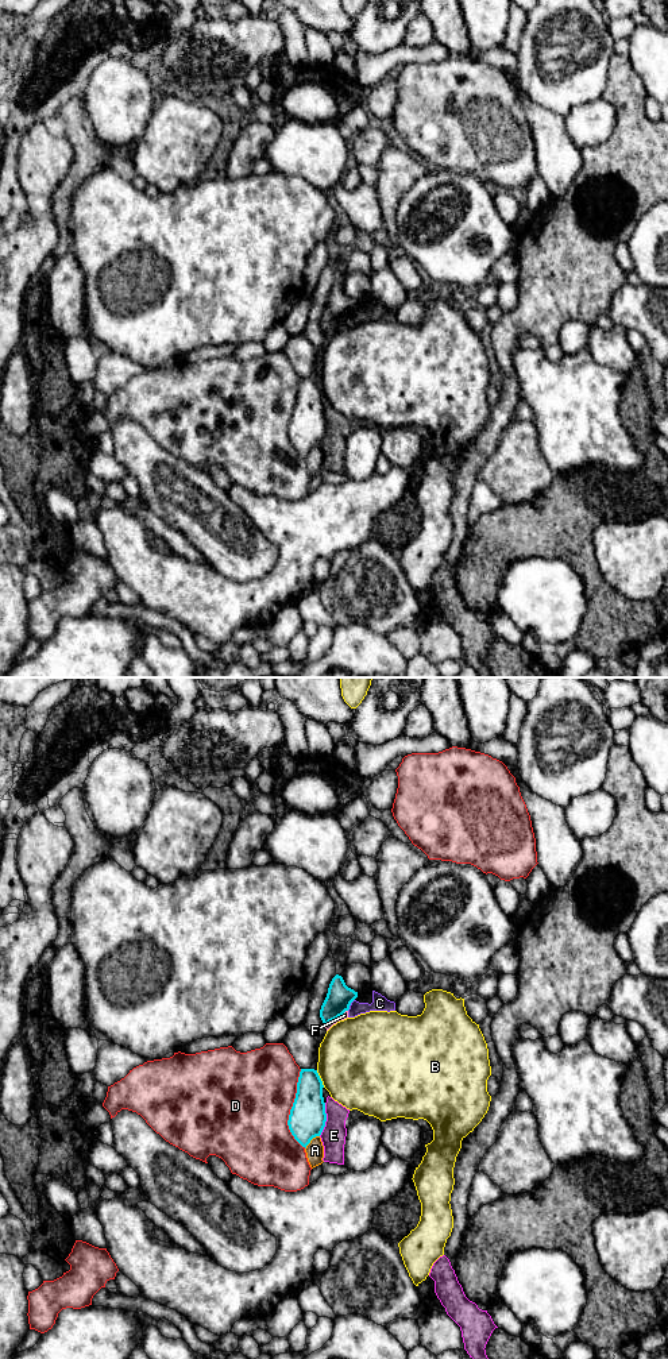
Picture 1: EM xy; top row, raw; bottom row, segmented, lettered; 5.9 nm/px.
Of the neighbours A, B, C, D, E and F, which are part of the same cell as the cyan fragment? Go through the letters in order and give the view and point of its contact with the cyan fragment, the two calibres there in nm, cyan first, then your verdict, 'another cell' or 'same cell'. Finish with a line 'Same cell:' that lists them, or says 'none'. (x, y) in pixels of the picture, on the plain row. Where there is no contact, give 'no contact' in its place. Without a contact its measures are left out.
A: xy (311, 448) | 220/110 nm | another cell
B: xy (320, 387) | 220/500 nm | another cell
C: xy (350, 313) | 160/100 nm | another cell
D: xy (290, 419) | 220/500 nm | another cell
E: xy (325, 428) | 220/140 nm | another cell
F: xy (336, 327) | 160/40 nm | another cell
Same cell: none

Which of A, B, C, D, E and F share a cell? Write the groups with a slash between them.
A / B / C E F / D

